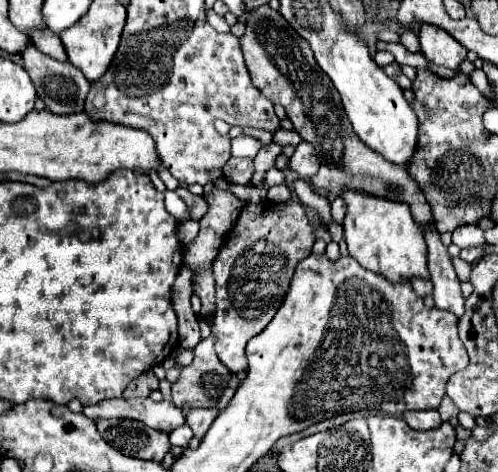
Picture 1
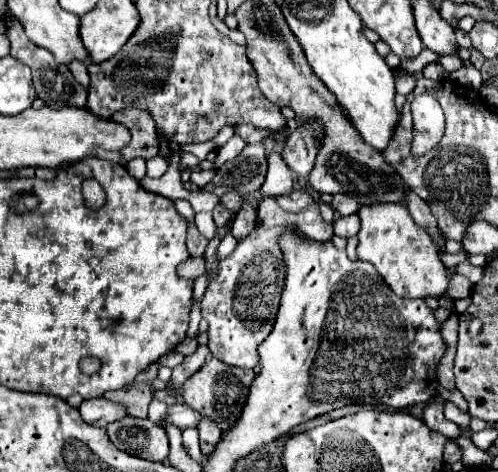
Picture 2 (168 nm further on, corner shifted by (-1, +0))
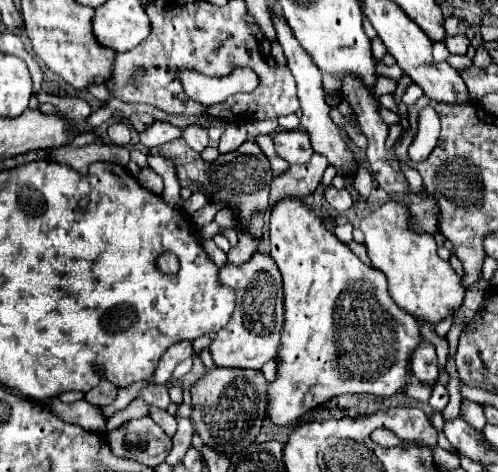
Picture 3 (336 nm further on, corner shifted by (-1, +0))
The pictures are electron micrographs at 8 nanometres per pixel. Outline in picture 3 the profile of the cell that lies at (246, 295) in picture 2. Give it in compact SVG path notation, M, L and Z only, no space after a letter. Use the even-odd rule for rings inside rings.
M256 251L252 259L240 267L226 263L220 269L220 281L236 291L236 311L232 323L220 329L212 339L210 351L218 367L262 369L262 365L276 357L280 347L280 331L284 325L284 295L282 275L270 255Z

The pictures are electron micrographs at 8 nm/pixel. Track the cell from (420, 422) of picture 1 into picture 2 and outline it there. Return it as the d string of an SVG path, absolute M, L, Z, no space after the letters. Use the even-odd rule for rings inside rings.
M432 399L432 403L426 403L420 419L424 423L428 423L428 427L432 431L440 431L440 433L448 435L450 439L456 439L460 435L460 427L444 417L444 401L440 401L440 399Z

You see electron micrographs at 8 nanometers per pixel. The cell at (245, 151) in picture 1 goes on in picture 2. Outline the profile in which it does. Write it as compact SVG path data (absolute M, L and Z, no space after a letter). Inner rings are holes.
M234 135L226 145L222 145L222 147L218 149L218 155L216 155L216 167L220 167L220 165L226 163L226 161L236 159L236 157L242 153L244 147L246 147L246 141L244 141L240 135Z

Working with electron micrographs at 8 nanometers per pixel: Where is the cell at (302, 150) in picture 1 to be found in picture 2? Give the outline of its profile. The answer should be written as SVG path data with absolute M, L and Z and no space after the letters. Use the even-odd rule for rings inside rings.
M300 127L298 131L294 131L286 143L284 143L284 151L282 157L286 161L286 165L298 175L298 177L308 177L314 161L316 161L316 141L312 137L310 131L306 131L304 127Z

